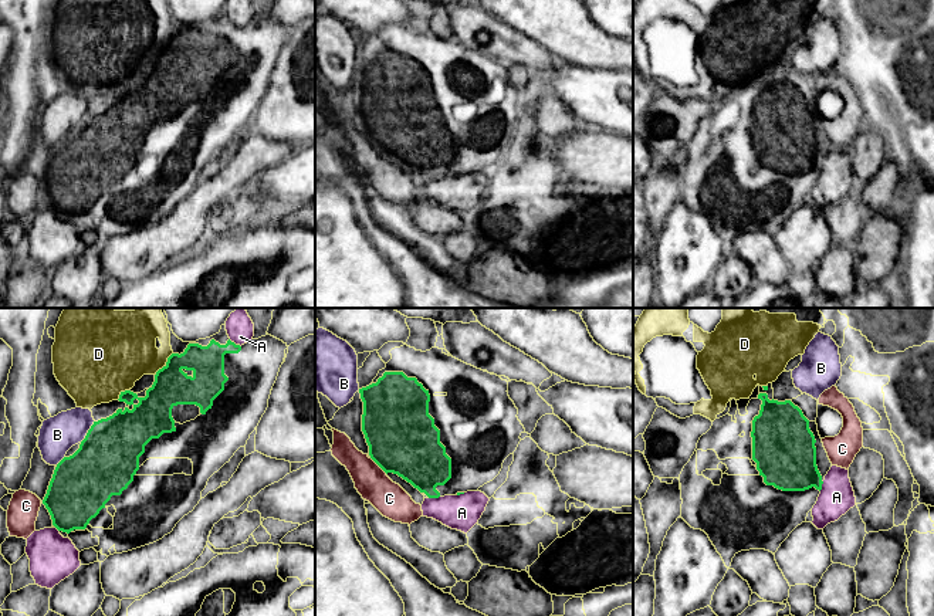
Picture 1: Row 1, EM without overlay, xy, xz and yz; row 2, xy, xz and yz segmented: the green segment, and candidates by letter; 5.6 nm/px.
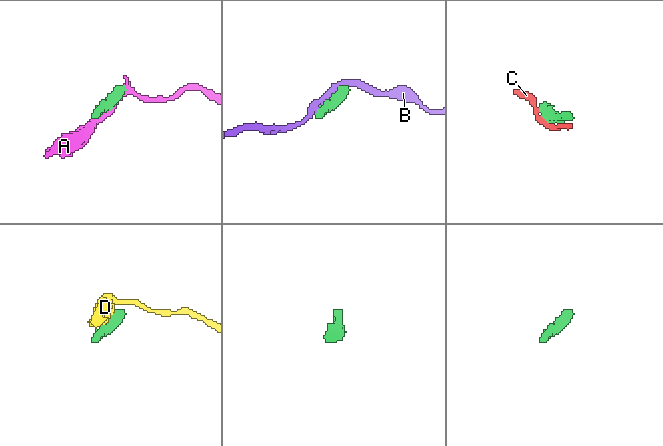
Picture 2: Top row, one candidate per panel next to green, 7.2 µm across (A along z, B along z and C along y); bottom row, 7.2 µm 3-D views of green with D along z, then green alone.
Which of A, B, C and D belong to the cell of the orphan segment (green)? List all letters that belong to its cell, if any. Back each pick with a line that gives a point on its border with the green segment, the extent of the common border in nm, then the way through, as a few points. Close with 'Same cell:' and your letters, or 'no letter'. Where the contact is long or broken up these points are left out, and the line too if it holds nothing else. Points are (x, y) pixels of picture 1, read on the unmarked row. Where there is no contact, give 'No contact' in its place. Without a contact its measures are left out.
Same cell: no letter

